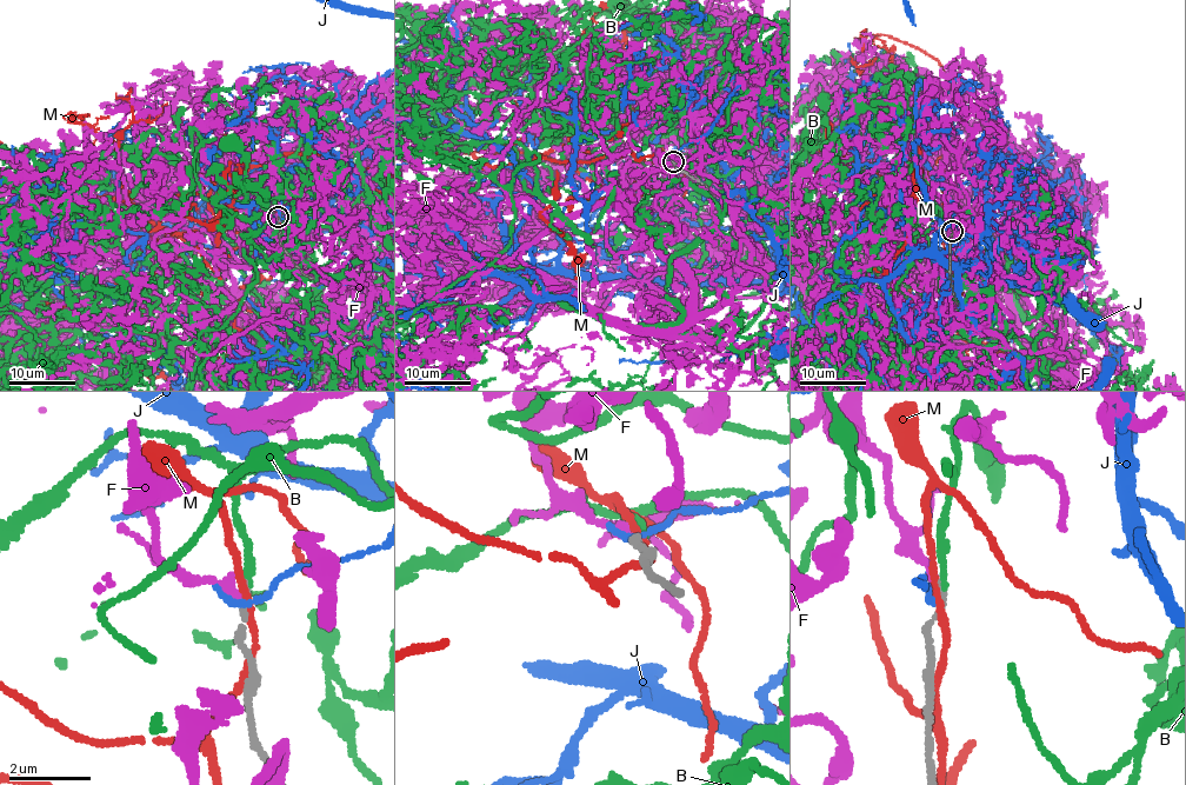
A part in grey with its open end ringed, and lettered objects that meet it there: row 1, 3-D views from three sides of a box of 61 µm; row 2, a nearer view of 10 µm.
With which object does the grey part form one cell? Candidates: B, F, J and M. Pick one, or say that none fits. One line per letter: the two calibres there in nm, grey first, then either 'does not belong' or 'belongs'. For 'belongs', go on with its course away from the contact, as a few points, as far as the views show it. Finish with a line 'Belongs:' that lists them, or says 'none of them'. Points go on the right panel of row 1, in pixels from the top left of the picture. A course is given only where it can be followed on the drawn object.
B: 150 nm thick on the grey side, 150 nm on the other; belongs
F: 150 nm thick on the grey side, 220 nm on the other; does not belong
J: 180 nm thick on the grey side, 170 nm on the other; does not belong
M: 180 nm thick on the grey side, 160 nm on the other; does not belong
Belongs: B

